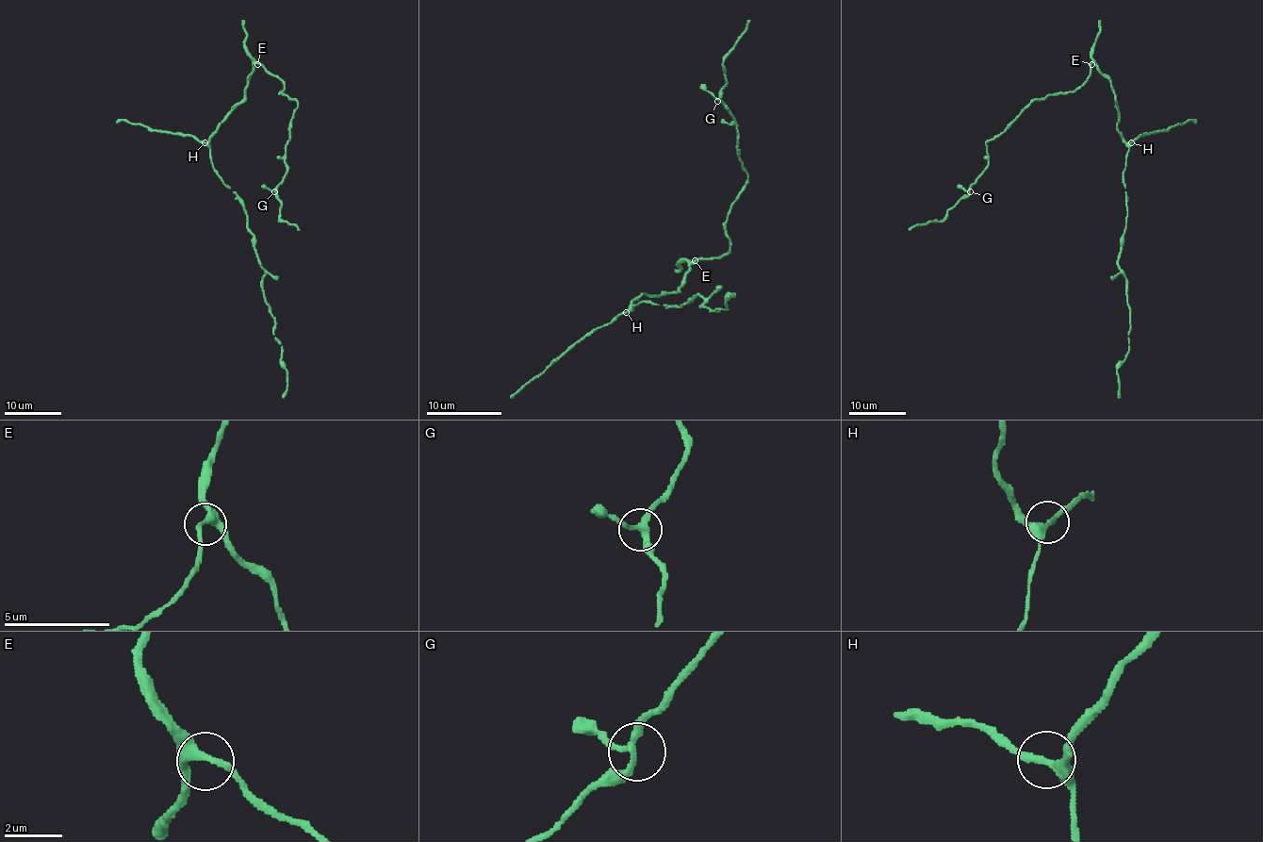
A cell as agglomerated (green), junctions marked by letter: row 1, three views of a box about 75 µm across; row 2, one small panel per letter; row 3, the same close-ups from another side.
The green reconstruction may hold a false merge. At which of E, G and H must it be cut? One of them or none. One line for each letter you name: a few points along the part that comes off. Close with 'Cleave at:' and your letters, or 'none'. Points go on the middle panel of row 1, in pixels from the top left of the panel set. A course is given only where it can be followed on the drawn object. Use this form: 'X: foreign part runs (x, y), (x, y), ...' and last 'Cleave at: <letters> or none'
Cleave at: none

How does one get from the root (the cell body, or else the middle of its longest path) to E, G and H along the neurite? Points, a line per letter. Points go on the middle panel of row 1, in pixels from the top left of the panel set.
E: (672, 292), (681, 287), (681, 279), (695, 260)
G: (672, 292), (698, 258), (719, 258), (729, 251), (727, 213), (747, 180), (738, 156), (738, 129), (717, 101)
H: (672, 292), (653, 296), (640, 294), (626, 311)

